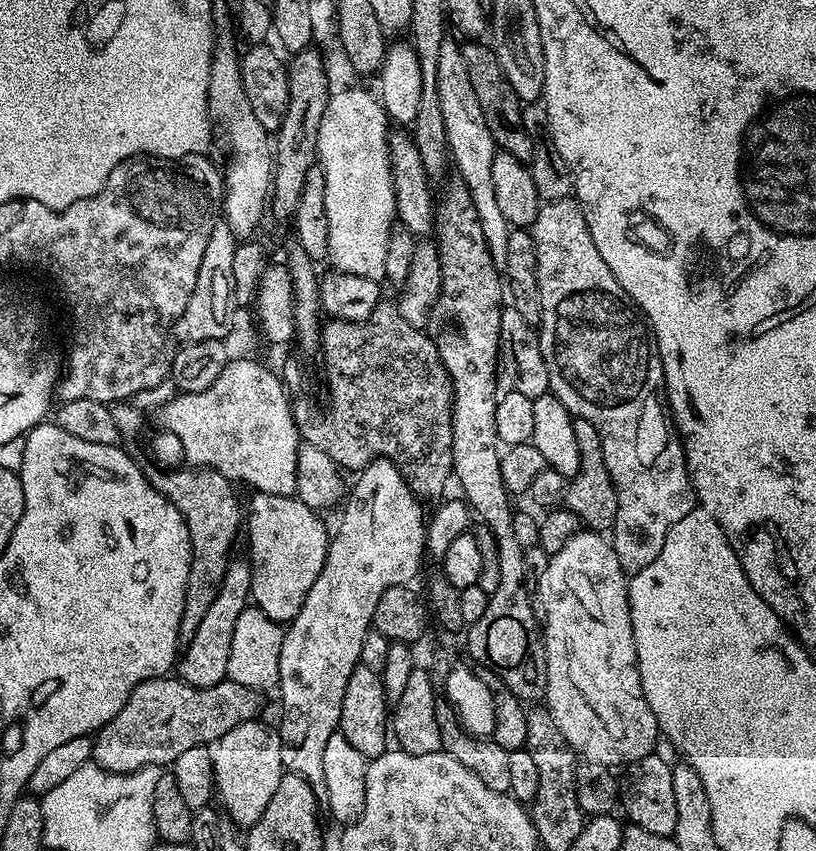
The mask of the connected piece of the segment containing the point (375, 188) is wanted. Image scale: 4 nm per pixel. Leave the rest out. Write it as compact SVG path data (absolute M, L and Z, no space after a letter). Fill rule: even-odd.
M344 88L341 92L333 91L328 97L328 105L322 114L322 122L318 126L318 150L316 151L318 163L326 174L326 222L330 228L330 238L328 239L329 261L333 260L335 271L345 272L346 274L358 274L362 278L371 280L384 280L384 271L386 270L386 242L390 242L392 225L397 223L395 186L392 181L392 164L389 156L389 137L390 121L387 114L384 113L384 106L375 95L372 96L364 88Z

